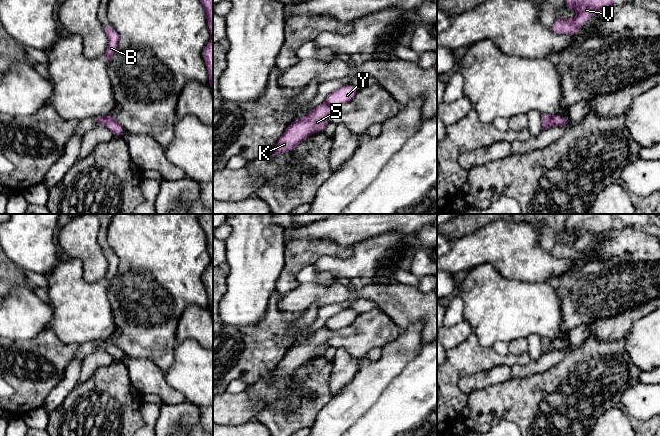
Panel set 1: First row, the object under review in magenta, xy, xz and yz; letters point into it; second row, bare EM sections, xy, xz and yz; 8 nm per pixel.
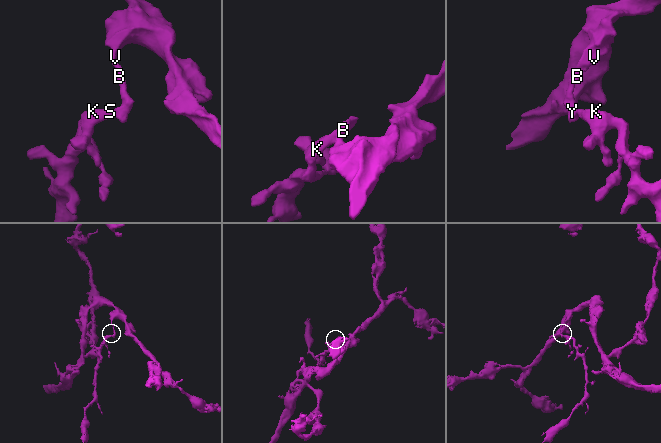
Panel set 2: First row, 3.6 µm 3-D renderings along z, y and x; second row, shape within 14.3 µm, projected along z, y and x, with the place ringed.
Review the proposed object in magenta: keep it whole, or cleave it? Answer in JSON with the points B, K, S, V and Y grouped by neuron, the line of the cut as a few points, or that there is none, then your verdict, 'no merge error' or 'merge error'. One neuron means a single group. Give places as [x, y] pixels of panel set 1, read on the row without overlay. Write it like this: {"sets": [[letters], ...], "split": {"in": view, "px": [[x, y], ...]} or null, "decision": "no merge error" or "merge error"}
{"sets": [["B", "V", "Y"], ["K", "S"]], "split": {"in": "xy", "px": [[105, 340], [102, 347]]}, "decision": "merge error"}

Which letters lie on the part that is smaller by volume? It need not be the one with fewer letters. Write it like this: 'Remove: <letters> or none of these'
Remove: K, S

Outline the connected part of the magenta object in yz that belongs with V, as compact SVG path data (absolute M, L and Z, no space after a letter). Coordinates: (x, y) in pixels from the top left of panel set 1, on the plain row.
M571 214L564 229L568 233L575 232L577 240L572 245L556 243L551 255L557 258L576 258L597 234L610 230L616 224L613 214Z

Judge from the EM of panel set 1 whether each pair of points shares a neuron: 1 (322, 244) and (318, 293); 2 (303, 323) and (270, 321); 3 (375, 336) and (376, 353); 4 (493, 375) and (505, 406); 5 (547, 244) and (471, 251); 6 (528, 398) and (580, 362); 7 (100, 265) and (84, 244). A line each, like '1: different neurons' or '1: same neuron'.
1: different neurons
2: different neurons
3: different neurons
4: different neurons
5: different neurons
6: same neuron
7: same neuron

